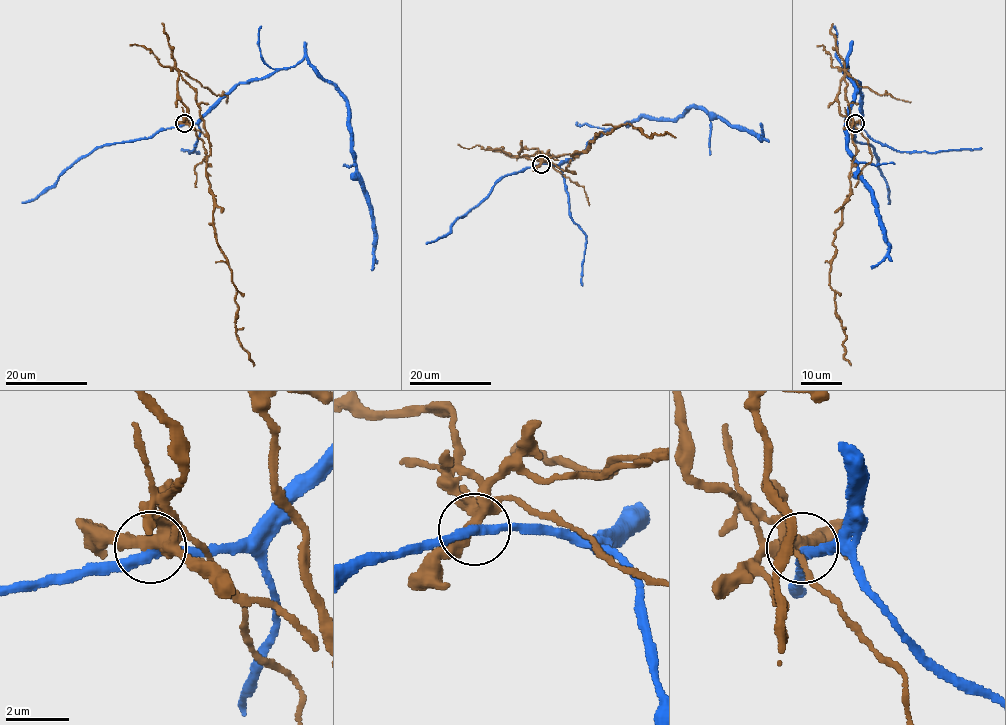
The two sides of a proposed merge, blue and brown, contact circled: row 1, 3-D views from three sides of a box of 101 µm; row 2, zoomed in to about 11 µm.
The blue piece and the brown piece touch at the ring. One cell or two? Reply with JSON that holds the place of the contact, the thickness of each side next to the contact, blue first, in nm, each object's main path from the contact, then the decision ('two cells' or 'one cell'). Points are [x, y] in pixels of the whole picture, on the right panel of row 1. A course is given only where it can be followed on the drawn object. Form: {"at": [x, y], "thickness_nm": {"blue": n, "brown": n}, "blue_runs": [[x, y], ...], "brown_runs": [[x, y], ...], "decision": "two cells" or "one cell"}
{"at": [855, 123], "thickness_nm": {"blue": 280, "brown": 340}, "blue_runs": [[855, 124], [863, 112], [861, 87], [850, 77], [847, 56], [855, 93], [846, 151], [888, 246], [871, 268]], "brown_runs": [[855, 124], [850, 126], [855, 147], [850, 193], [836, 231], [829, 274], [846, 339], [844, 357], [851, 366]], "decision": "two cells"}

